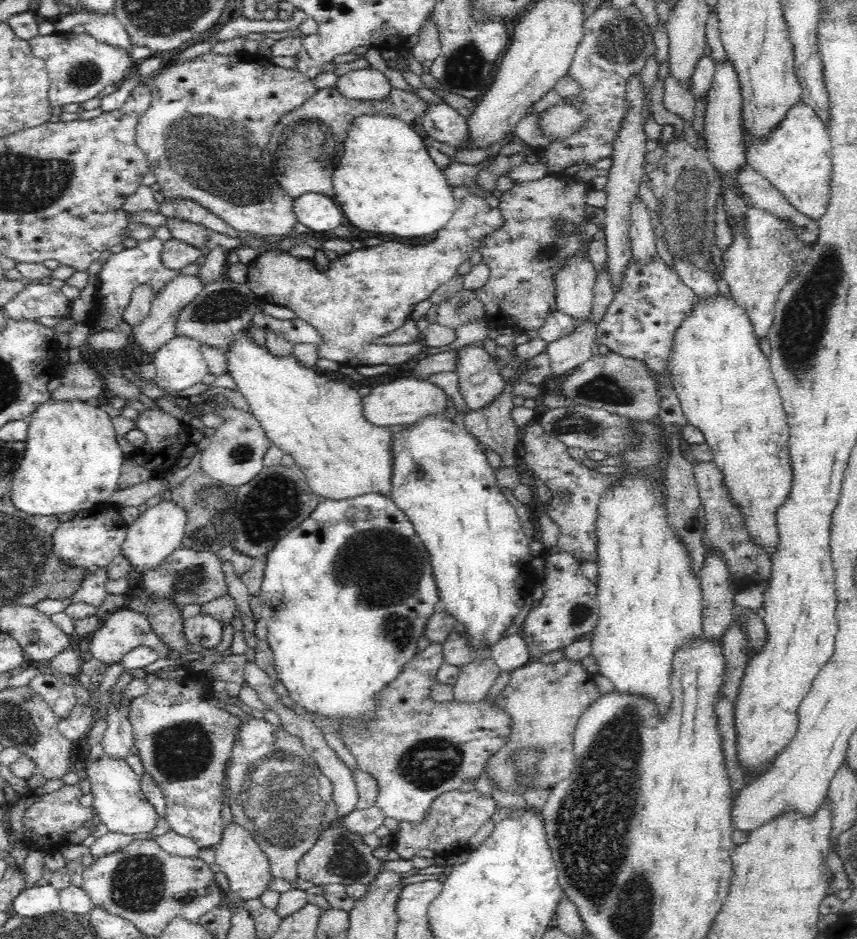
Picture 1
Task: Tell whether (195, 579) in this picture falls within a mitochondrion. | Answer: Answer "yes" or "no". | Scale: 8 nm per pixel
yes

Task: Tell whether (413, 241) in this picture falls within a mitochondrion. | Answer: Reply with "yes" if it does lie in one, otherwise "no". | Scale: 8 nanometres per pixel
no

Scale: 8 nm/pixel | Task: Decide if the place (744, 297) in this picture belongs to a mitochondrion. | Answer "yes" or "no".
no

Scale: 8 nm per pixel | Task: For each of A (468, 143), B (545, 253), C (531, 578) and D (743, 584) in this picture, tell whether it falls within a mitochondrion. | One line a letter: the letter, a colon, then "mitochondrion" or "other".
A: other
B: mitochondrion
C: other
D: other

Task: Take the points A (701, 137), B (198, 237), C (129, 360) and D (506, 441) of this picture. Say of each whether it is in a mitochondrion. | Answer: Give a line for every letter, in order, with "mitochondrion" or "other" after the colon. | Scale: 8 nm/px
A: other
B: other
C: other
D: other

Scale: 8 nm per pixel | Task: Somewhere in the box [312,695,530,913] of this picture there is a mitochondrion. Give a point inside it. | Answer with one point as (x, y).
(428, 764)

